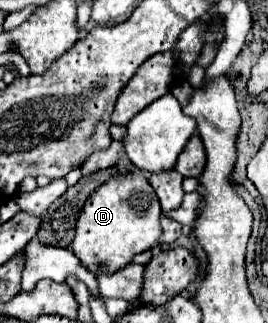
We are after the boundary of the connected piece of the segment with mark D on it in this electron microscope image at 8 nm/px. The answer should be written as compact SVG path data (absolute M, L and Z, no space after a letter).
M140 172L112 176L84 202L76 222L72 252L90 272L112 274L130 264L136 254L158 248L158 238L162 234L160 216L162 210L158 196L154 194L146 176L142 176Z

